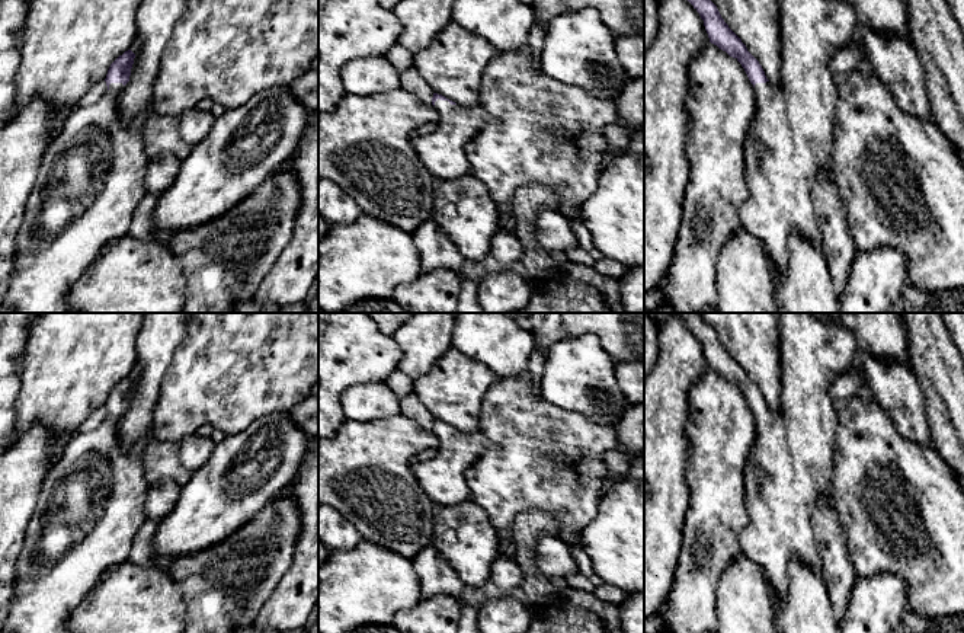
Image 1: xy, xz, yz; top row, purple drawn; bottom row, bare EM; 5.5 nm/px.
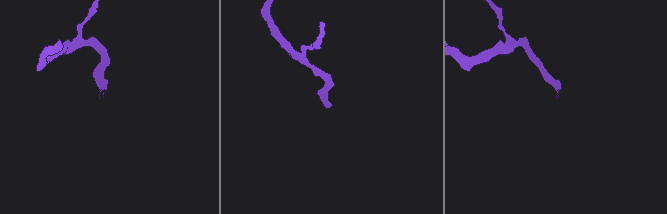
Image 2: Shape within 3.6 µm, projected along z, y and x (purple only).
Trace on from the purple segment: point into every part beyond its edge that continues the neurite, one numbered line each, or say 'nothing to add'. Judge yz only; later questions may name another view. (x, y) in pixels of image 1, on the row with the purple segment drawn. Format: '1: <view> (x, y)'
1: yz (790, 143)

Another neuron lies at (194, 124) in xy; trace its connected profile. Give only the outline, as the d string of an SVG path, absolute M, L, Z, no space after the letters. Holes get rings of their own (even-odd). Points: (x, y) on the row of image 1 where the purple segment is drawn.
M190 108L177 115L179 134L190 147L202 141L215 122L215 115L211 111Z

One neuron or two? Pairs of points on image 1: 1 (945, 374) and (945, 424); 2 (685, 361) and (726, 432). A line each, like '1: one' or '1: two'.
1: one
2: two

